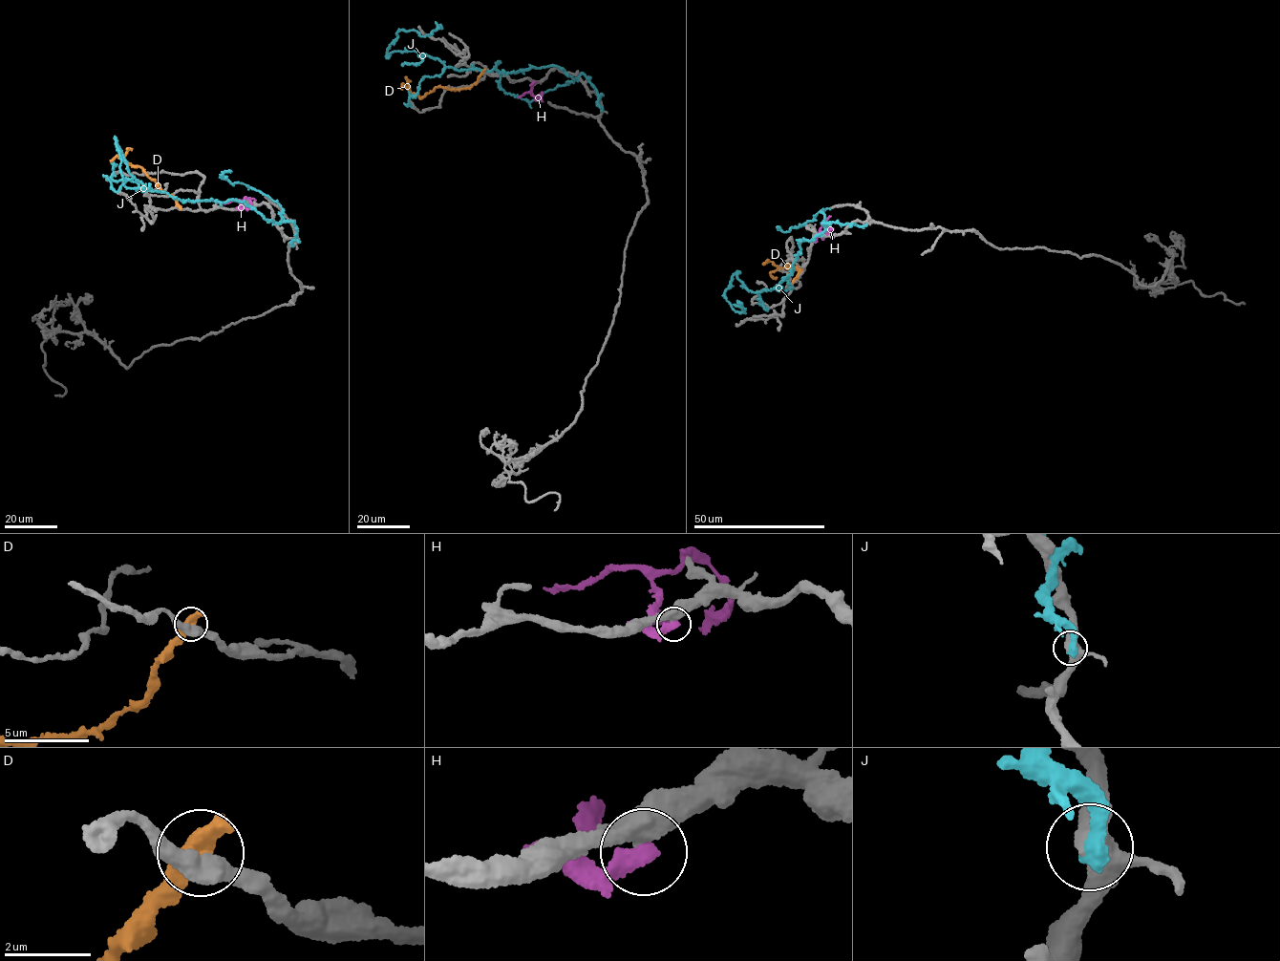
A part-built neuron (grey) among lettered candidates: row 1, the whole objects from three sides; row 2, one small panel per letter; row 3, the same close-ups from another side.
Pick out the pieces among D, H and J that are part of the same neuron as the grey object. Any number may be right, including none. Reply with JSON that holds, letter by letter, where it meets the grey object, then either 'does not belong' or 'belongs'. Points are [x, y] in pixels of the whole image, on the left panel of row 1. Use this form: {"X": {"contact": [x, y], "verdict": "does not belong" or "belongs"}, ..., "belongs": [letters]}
{"D": {"contact": [180, 207], "verdict": "does not belong"}, "H": {"contact": [243, 208], "verdict": "does not belong"}, "J": {"contact": [292, 245], "verdict": "does not belong"}, "belongs": []}

